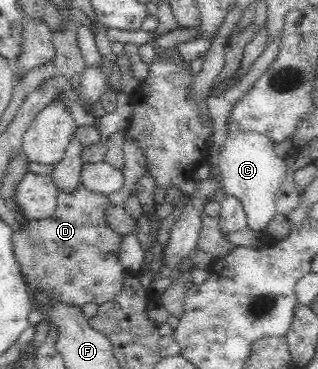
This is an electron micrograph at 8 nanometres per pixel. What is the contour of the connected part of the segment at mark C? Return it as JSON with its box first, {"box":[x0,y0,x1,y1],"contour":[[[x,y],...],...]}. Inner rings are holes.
{"box":[218,126,291,232],"contour":[[[234,126],[228,131],[218,166],[225,193],[238,199],[246,214],[247,228],[254,232],[265,232],[266,227],[277,214],[275,193],[282,183],[291,179],[287,173],[286,160],[276,154],[272,140],[258,132],[246,132]]]}

